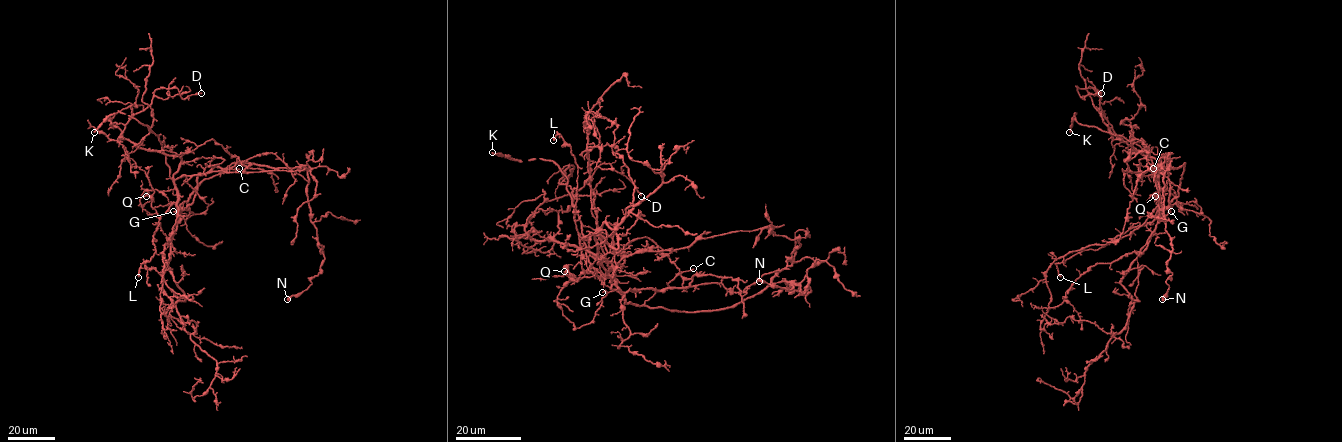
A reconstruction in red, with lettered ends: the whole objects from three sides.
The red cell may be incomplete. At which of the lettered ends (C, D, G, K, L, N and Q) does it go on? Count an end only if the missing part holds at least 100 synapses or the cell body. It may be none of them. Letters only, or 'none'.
K

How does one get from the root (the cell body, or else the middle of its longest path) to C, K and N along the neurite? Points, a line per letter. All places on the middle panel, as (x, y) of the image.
C: (611, 284), (624, 292), (635, 289), (665, 290), (678, 274), (693, 268)
K: (611, 284), (586, 257), (581, 221), (563, 172), (552, 161), (519, 161), (492, 152)
N: (611, 284), (626, 303), (685, 312), (732, 308), (780, 281), (811, 290), (759, 281)

